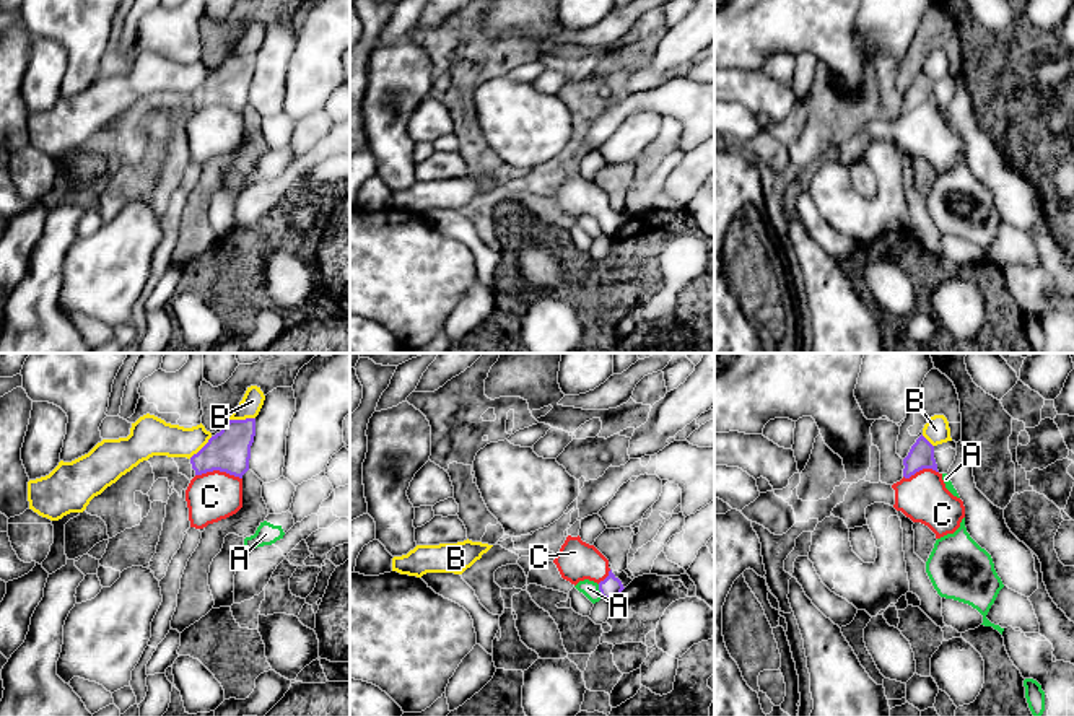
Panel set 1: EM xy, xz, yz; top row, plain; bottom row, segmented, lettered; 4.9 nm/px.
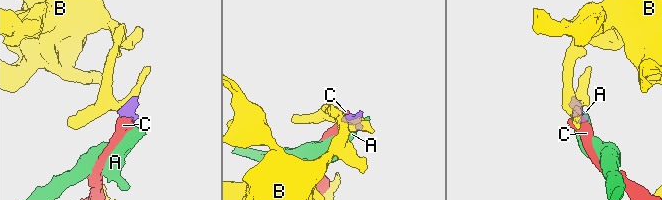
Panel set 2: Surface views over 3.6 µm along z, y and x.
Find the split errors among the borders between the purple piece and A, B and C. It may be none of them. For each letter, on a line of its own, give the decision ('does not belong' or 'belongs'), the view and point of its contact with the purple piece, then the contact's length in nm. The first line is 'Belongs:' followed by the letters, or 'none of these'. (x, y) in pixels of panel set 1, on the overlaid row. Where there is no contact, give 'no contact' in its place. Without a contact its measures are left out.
Belongs: C
A: does not belong; meets purple in xz at (599, 589); contact 80 nm long
B: does not belong; meets purple in xy at (241, 420); contact 140 nm long
C: belongs; meets purple in xy at (218, 469); contact 240 nm long

